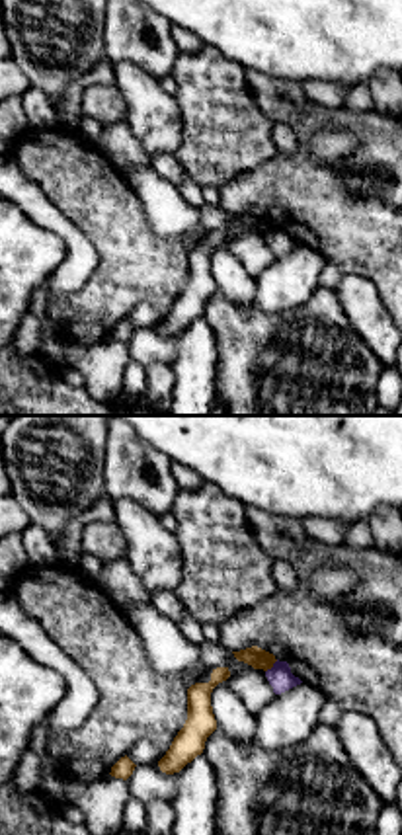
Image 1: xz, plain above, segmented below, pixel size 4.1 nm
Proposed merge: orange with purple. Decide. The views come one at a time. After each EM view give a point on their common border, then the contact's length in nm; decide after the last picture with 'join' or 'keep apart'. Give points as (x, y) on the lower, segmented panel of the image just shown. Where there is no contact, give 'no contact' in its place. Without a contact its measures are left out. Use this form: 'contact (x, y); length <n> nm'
contact (272, 666); length 80 nm

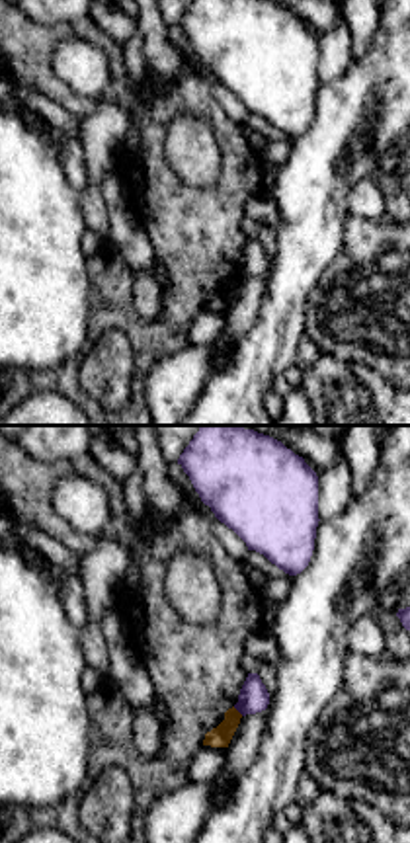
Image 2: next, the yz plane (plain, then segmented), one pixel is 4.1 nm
contact (237, 711); length 60 nm

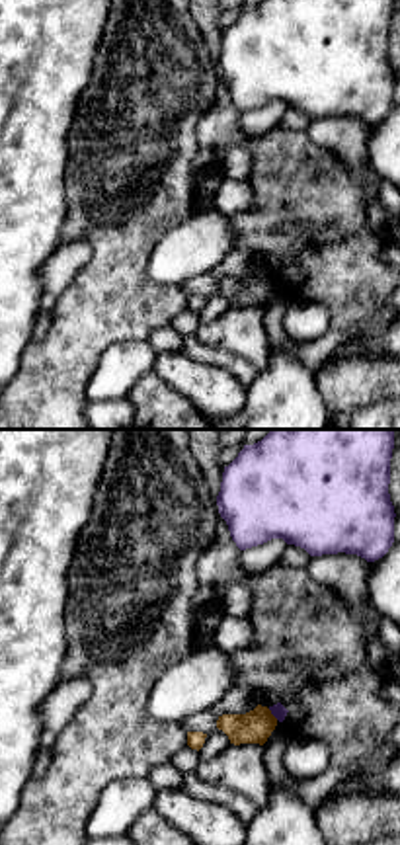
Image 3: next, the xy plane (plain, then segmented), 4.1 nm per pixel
contact (272, 715); length 60 nm

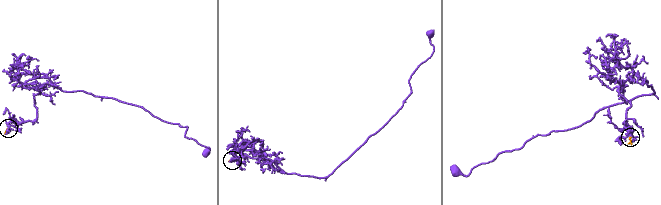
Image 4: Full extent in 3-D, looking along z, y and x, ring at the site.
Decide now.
keep apart

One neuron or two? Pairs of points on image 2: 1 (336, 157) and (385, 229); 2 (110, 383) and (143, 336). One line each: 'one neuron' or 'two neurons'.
1: two neurons
2: two neurons

